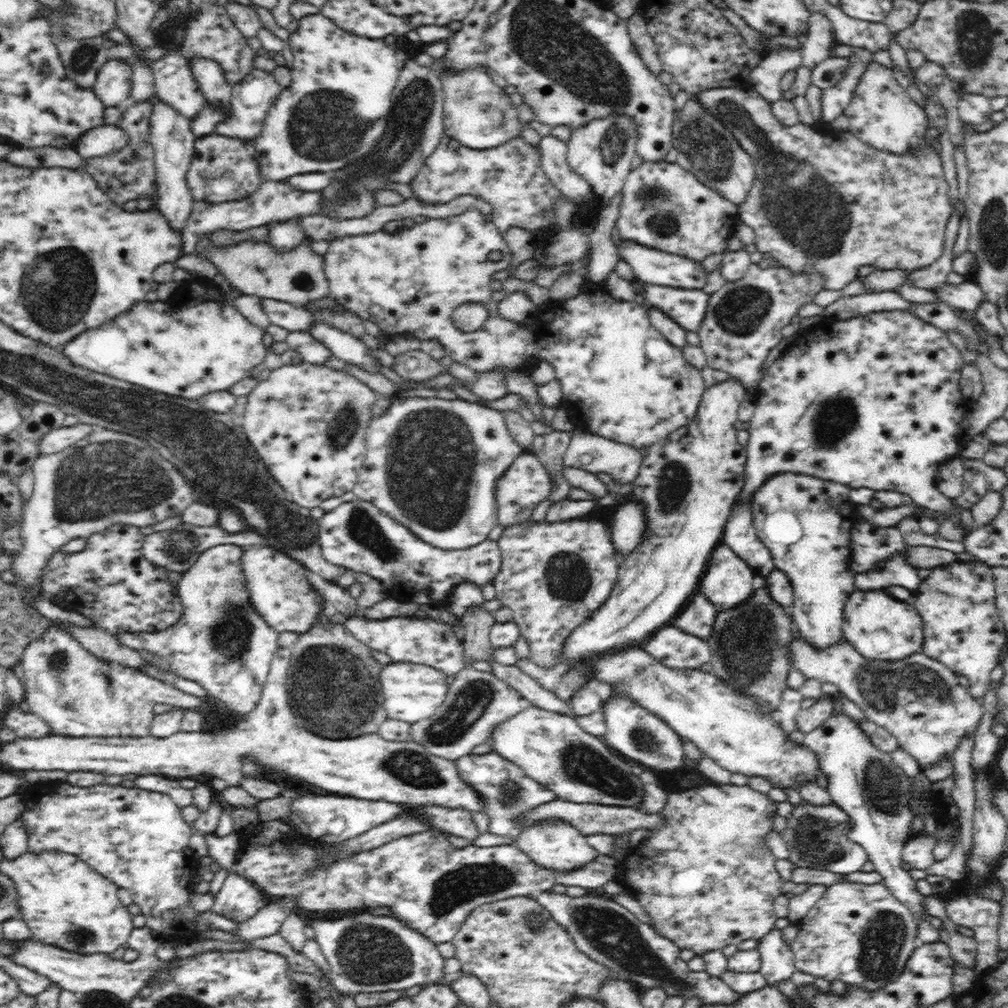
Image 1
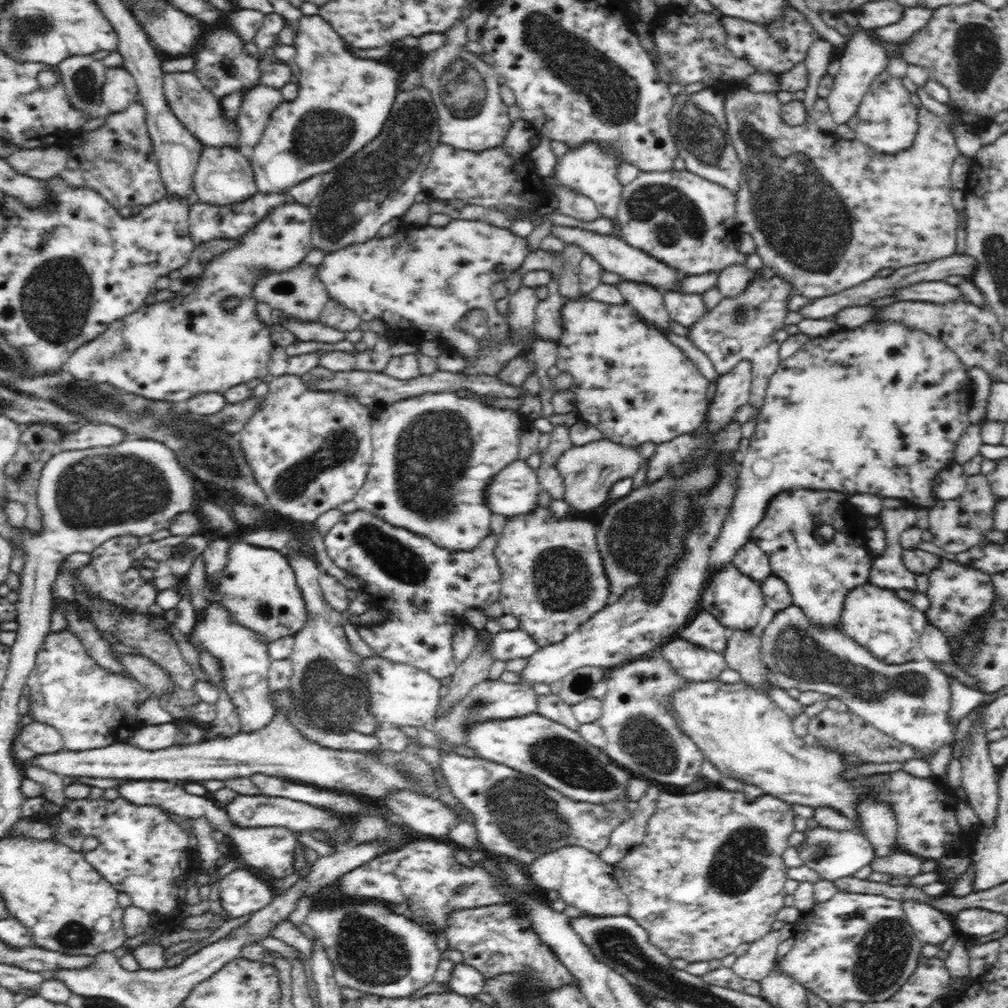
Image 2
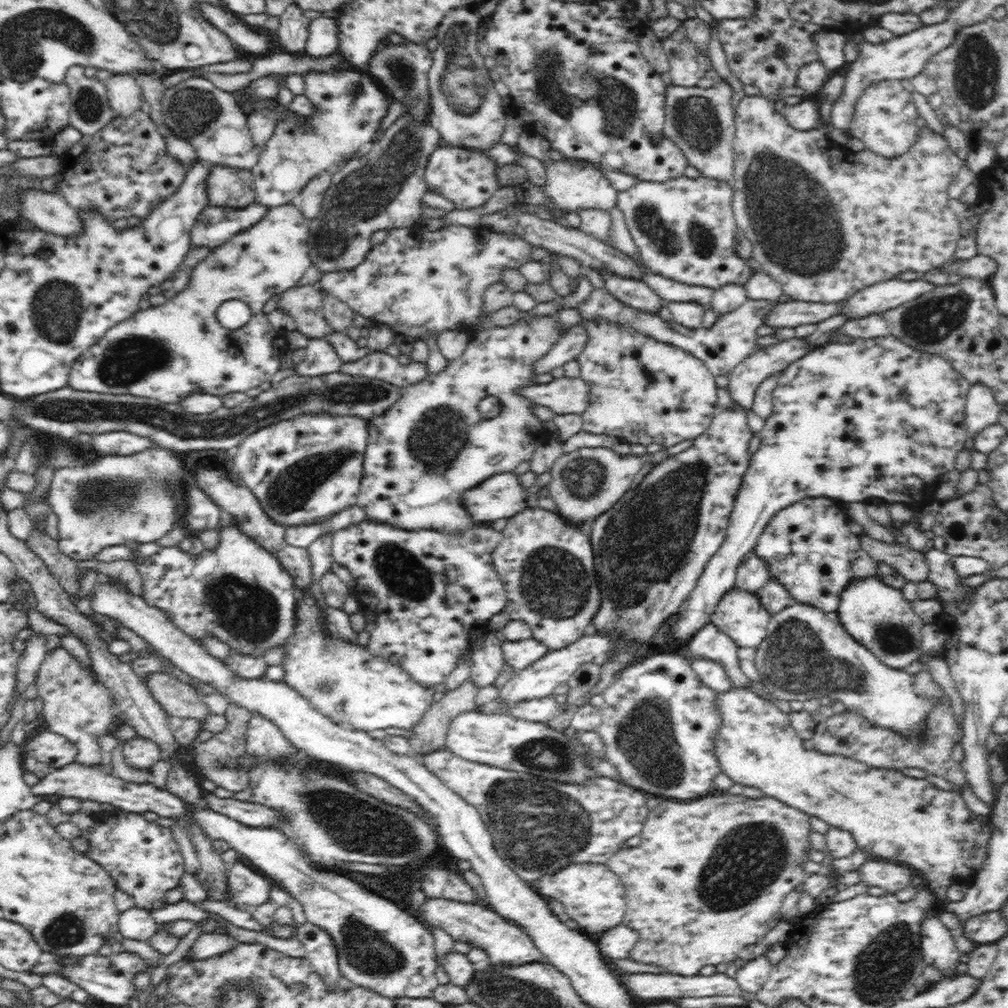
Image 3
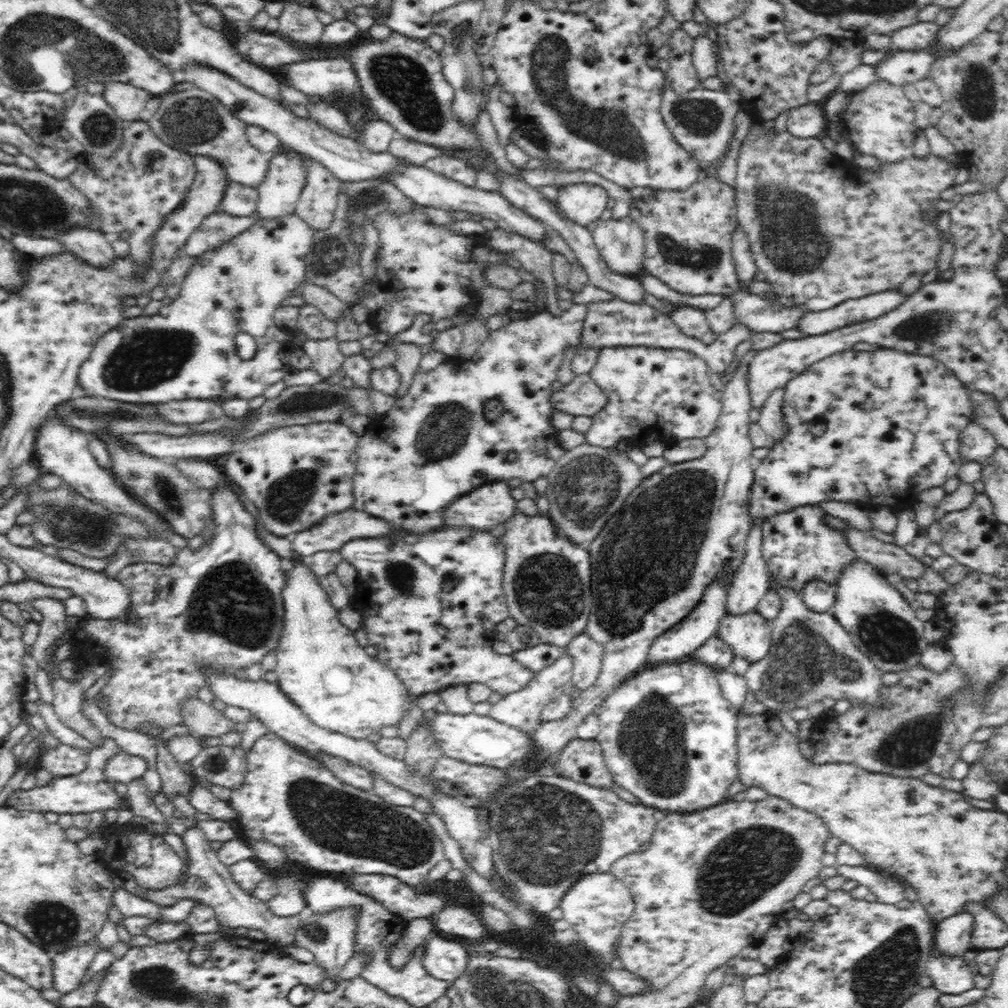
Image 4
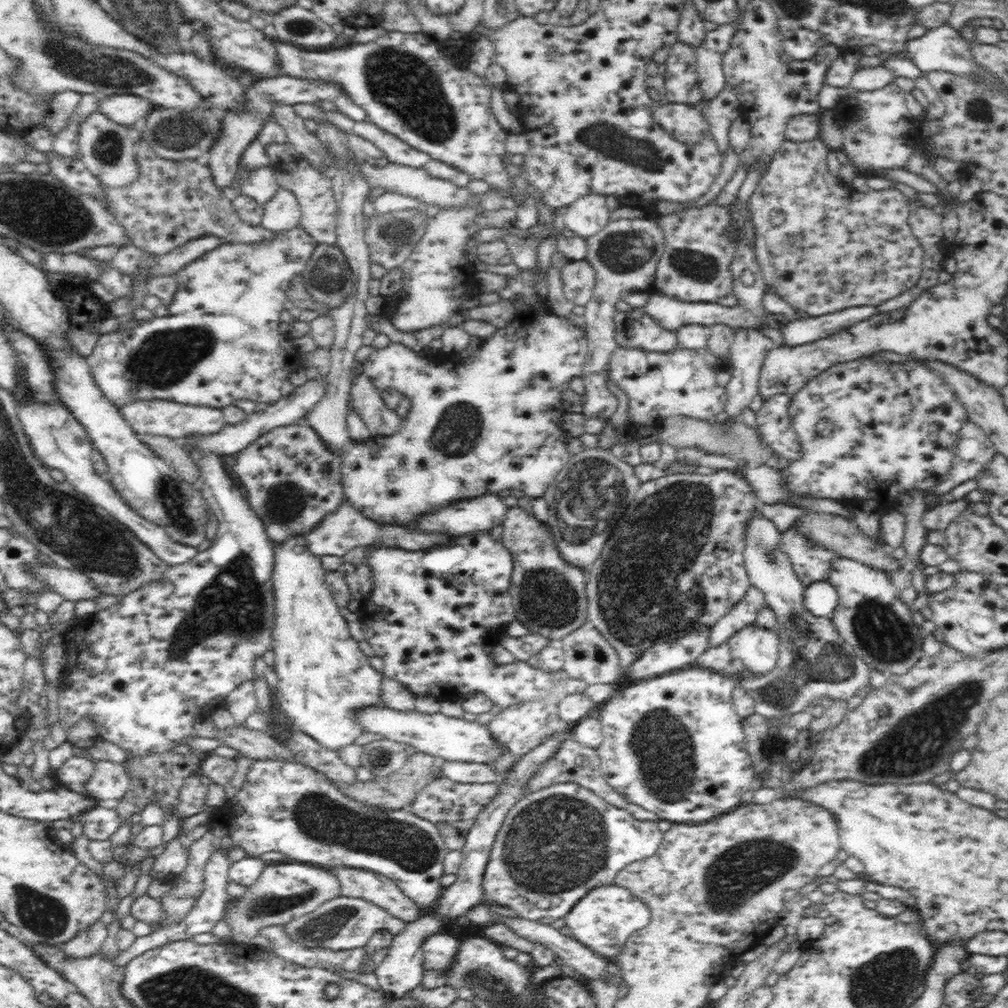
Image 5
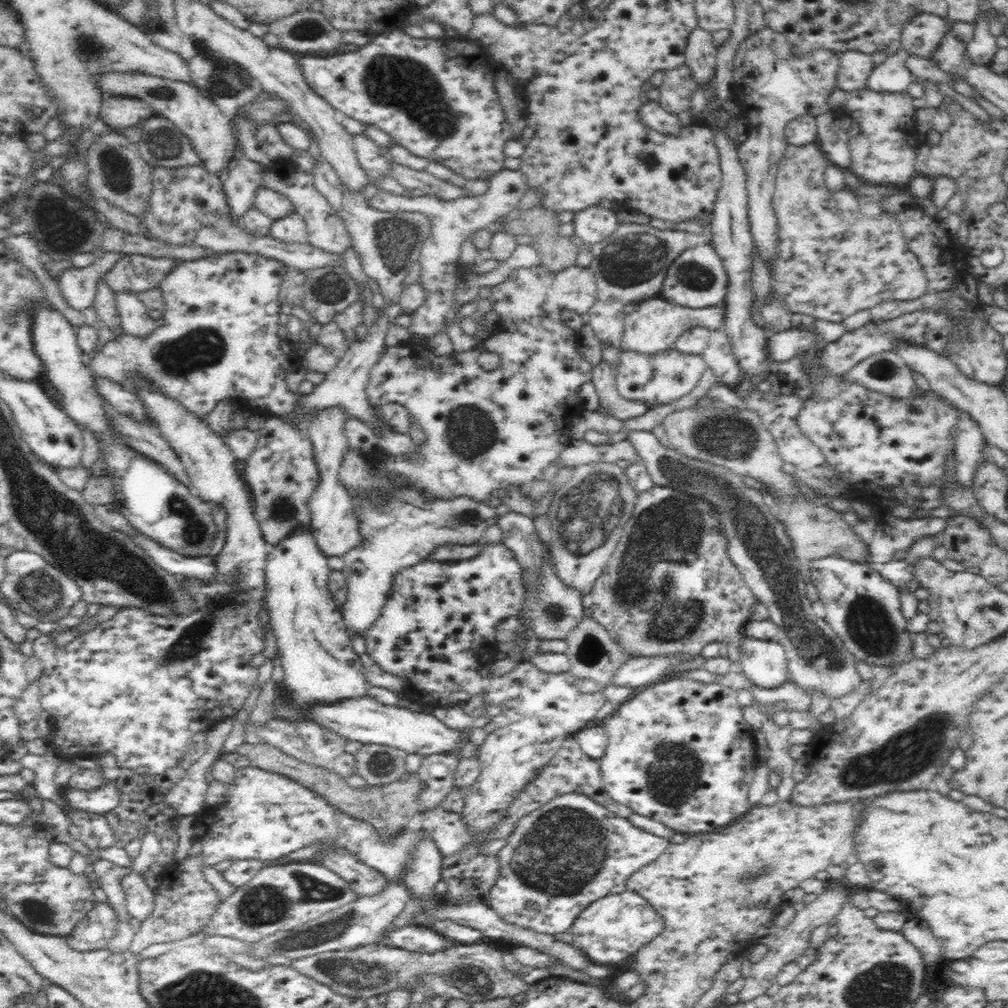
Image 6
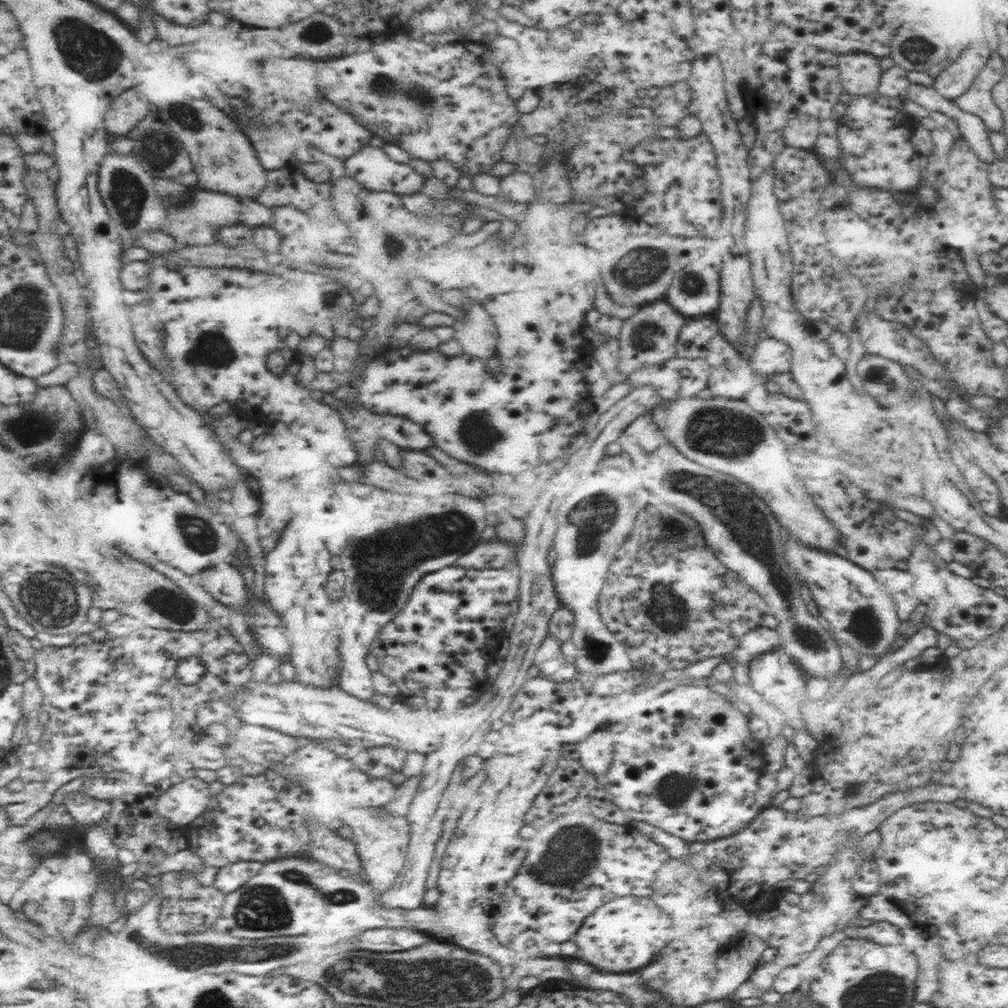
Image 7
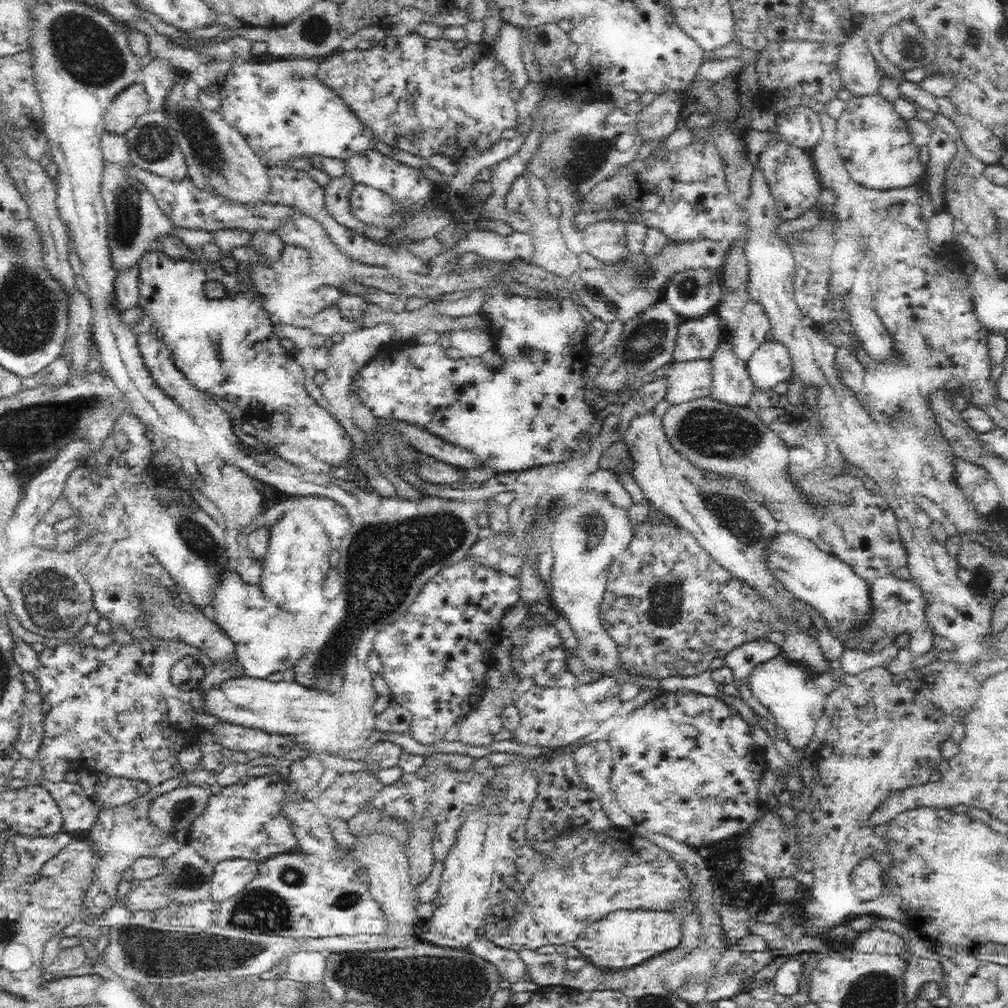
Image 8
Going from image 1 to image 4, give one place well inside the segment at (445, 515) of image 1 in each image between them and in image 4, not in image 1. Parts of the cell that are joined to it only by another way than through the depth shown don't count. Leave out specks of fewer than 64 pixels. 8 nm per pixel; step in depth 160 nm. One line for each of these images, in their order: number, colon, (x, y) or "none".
2: (433, 456)
3: (434, 429)
4: (435, 445)

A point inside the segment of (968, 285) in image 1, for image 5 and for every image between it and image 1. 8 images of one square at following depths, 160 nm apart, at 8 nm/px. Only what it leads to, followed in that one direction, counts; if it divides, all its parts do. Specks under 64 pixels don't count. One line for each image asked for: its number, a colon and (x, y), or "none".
2: (937, 292)
3: (882, 296)
4: (852, 311)
5: (802, 331)

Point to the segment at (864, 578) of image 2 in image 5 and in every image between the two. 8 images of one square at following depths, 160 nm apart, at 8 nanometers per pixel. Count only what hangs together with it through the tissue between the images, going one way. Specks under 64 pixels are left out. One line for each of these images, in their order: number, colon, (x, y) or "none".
3: (808, 547)
4: (798, 546)
5: (812, 563)

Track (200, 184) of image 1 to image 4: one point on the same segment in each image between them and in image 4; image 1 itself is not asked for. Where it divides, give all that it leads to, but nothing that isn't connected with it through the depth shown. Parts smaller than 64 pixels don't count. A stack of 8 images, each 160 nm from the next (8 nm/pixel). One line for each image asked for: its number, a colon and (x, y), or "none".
2: (223, 176)
3: (231, 187)
4: (238, 200)

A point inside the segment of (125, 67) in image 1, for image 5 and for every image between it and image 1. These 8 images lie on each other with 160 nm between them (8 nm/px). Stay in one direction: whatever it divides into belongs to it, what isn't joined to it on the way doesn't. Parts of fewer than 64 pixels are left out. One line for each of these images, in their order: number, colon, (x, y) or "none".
2: (119, 91)
3: (125, 96)
4: (128, 101)
5: (126, 109)

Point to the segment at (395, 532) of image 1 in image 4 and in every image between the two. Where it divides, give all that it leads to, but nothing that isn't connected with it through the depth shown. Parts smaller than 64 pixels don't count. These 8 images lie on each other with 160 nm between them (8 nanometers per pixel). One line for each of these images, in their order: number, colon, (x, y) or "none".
2: (425, 589)
3: (427, 596)
4: (429, 604)

